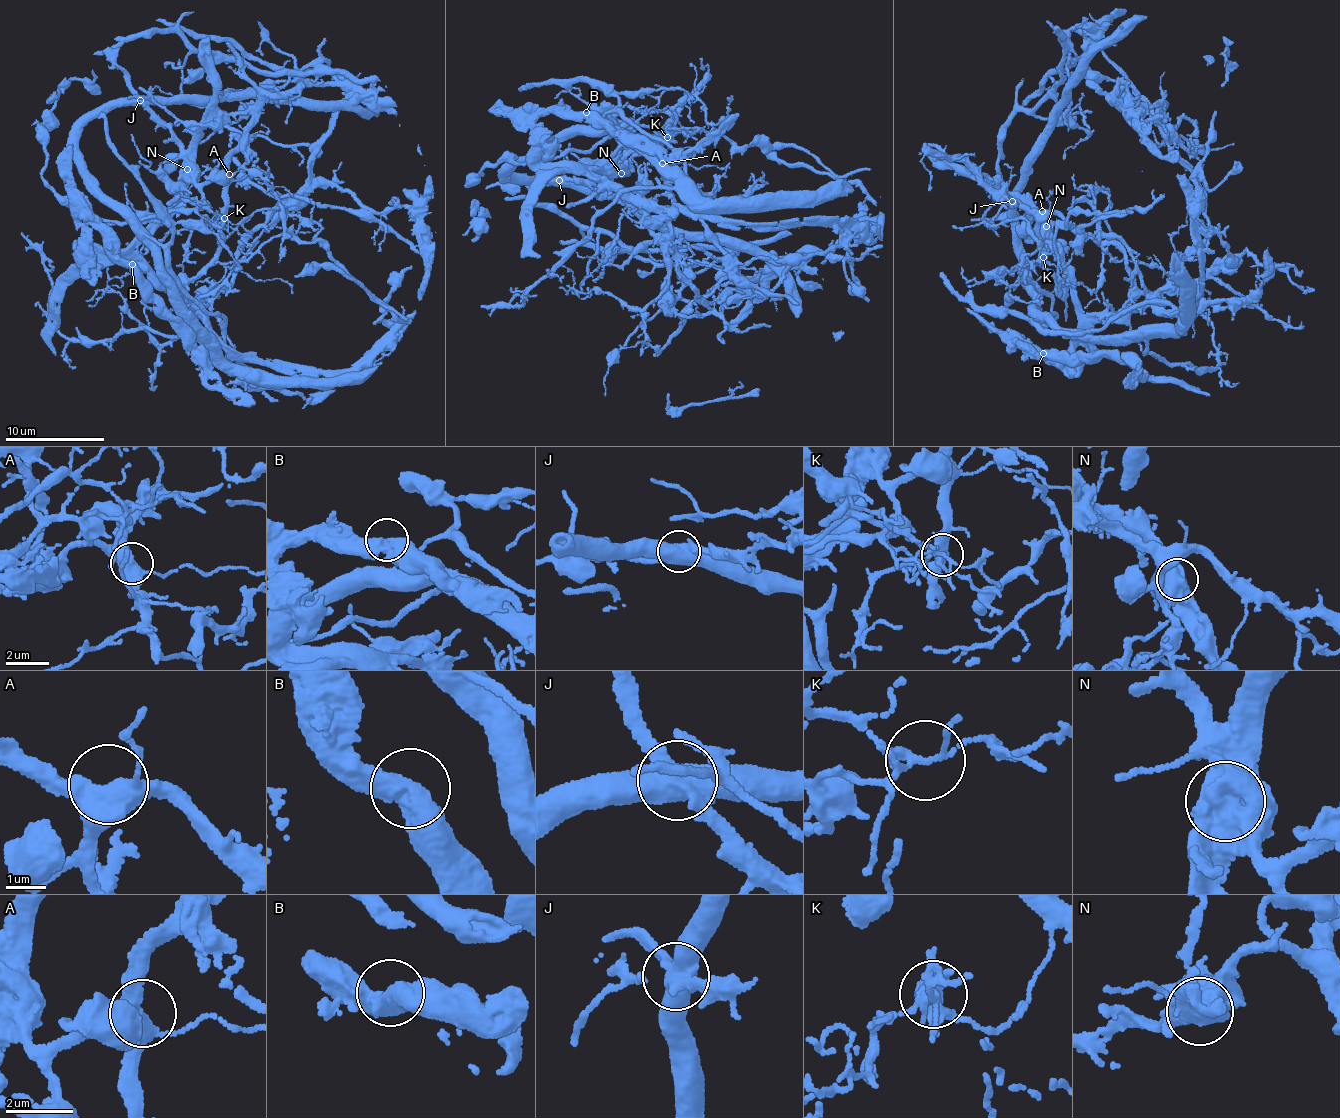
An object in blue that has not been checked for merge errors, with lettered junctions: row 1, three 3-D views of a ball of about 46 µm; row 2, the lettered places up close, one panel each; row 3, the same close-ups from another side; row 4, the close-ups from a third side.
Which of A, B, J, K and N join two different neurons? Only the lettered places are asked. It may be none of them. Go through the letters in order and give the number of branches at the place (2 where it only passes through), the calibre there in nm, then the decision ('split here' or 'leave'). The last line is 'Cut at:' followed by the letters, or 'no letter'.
A: 4 branches meet; 500 nm thick; leave
B: 2 branches meet; 550 nm thick; leave
J: 4 branches meet; 550 nm thick; split here
K: 5 branches meet; 150 nm thick; split here
N: 2 branches meet; 900 nm thick; split here
Cut at: J, K, N

